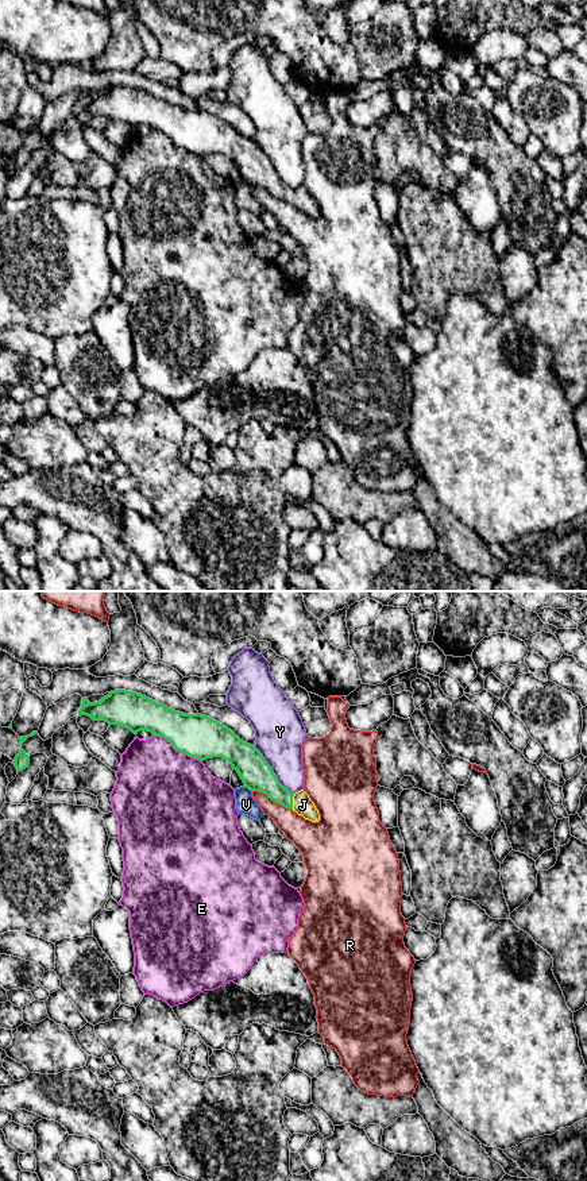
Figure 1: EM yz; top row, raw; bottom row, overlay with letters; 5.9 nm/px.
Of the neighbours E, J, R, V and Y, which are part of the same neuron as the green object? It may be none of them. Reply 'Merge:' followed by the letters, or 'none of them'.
Merge: J

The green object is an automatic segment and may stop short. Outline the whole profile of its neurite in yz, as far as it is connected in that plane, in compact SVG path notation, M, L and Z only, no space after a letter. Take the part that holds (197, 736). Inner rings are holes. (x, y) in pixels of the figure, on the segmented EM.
M125 690L111 691L94 703L82 698L78 710L78 715L81 714L93 721L105 721L109 726L125 726L135 734L148 730L166 738L175 750L200 761L223 757L237 771L248 790L266 794L305 819L320 821L318 810L304 790L294 794L285 788L254 745L206 715L184 714L146 695Z

